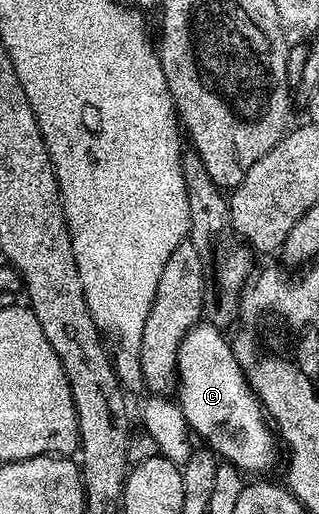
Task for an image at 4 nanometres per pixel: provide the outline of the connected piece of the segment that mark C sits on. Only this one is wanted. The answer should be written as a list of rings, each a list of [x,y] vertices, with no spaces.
[[[201,321],[183,337],[177,351],[175,402],[190,432],[209,442],[208,450],[234,463],[242,473],[269,471],[277,463],[278,436],[235,361],[230,340],[221,335],[222,328]]]

